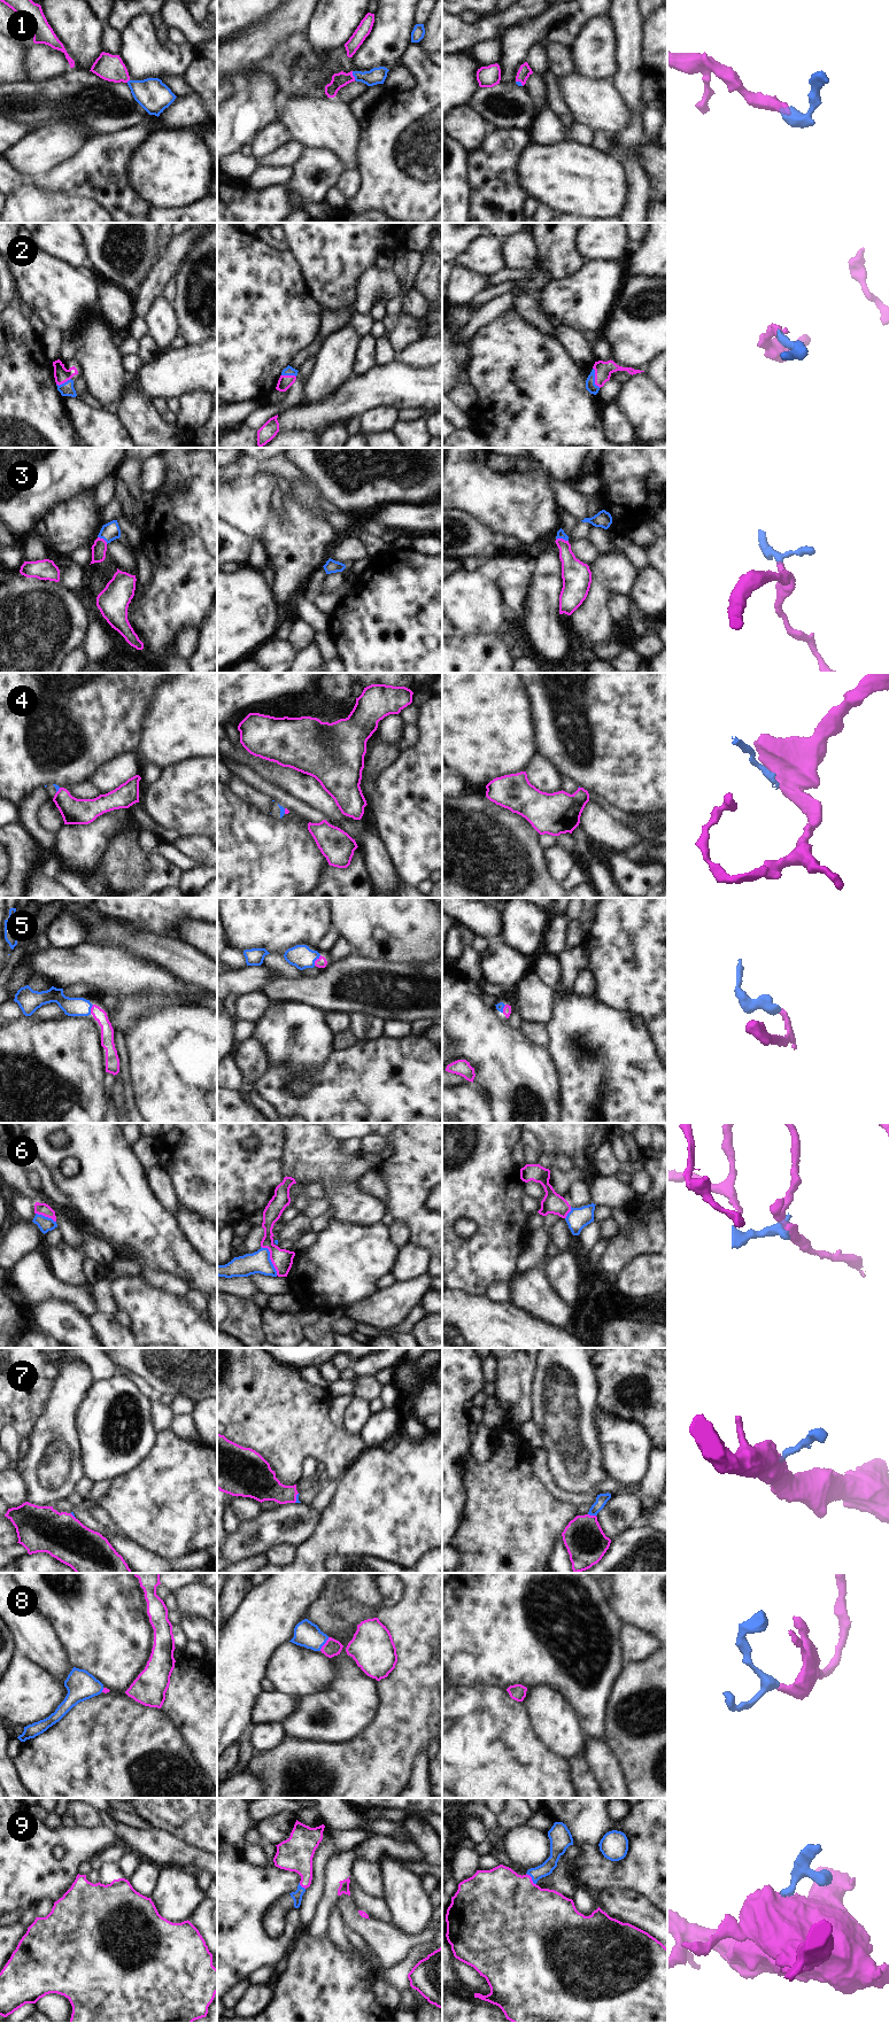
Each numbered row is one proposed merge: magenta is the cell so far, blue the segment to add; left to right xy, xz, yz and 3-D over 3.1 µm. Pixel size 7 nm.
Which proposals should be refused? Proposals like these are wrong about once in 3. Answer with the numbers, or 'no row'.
4, 6, 7

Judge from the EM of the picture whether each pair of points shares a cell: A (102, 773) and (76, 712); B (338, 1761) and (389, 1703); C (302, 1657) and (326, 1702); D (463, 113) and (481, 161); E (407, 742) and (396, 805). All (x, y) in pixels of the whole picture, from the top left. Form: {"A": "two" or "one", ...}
{"A": "two", "B": "one", "C": "two", "D": "two", "E": "two"}

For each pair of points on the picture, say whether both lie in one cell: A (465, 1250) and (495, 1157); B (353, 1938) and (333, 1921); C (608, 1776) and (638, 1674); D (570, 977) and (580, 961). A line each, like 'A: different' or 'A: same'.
A: same
B: different
C: different
D: same

